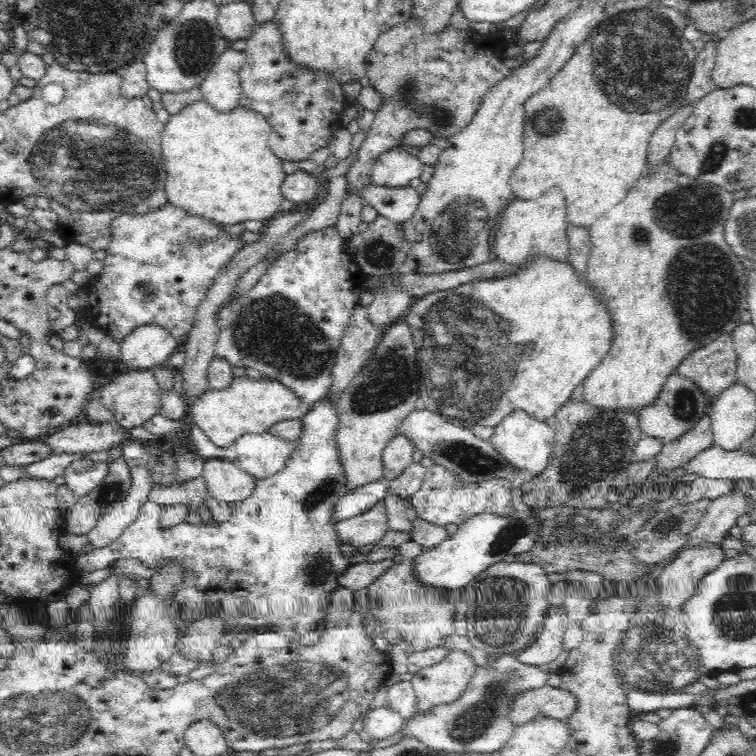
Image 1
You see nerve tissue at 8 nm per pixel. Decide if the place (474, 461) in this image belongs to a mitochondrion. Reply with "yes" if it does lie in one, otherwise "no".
yes

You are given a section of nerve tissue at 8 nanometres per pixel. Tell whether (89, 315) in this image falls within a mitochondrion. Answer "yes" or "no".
no

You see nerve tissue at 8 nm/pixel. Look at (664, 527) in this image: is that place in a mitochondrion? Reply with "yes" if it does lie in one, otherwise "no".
yes

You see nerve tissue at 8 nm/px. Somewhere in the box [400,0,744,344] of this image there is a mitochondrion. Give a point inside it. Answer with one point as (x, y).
(640, 44)

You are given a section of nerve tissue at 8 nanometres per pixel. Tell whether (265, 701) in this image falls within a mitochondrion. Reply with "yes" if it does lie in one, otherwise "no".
yes

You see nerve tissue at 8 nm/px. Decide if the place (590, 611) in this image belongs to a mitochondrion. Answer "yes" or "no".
no

